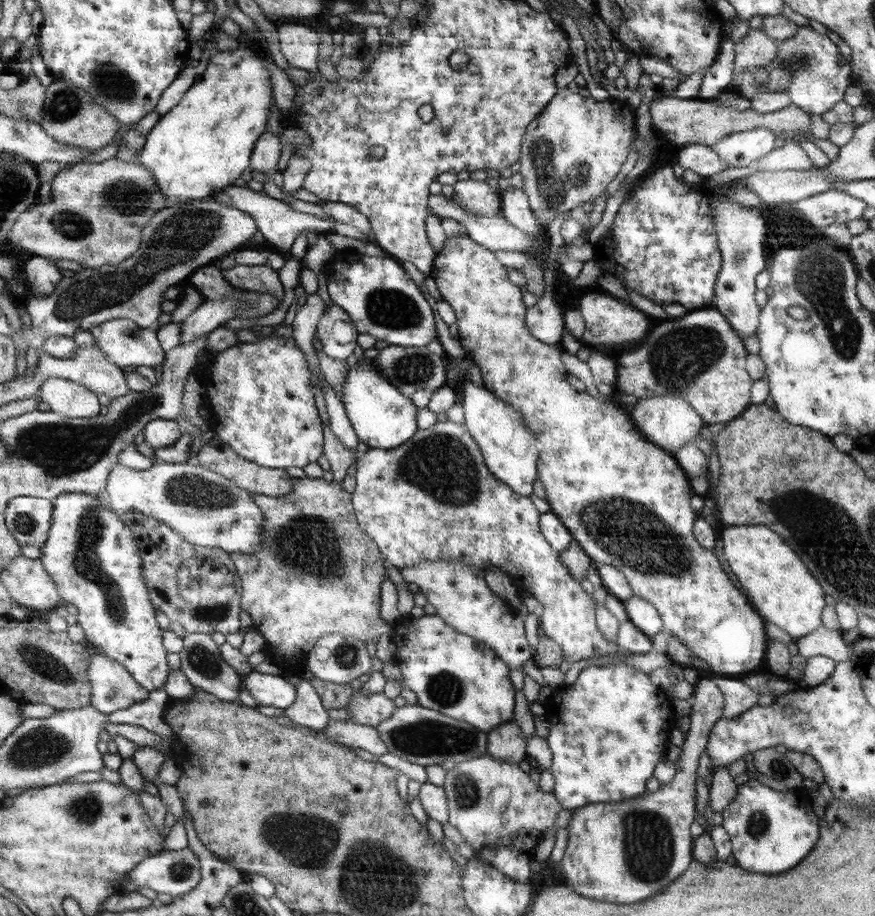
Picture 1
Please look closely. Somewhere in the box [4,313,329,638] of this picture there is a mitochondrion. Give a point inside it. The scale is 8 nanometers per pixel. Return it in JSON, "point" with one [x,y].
{"point":[57,449]}

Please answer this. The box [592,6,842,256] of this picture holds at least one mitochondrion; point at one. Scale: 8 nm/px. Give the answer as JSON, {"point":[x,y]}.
{"point":[800,61]}

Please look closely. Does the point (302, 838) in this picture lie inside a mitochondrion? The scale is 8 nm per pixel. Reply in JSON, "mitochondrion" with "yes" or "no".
{"mitochondrion":"yes"}

